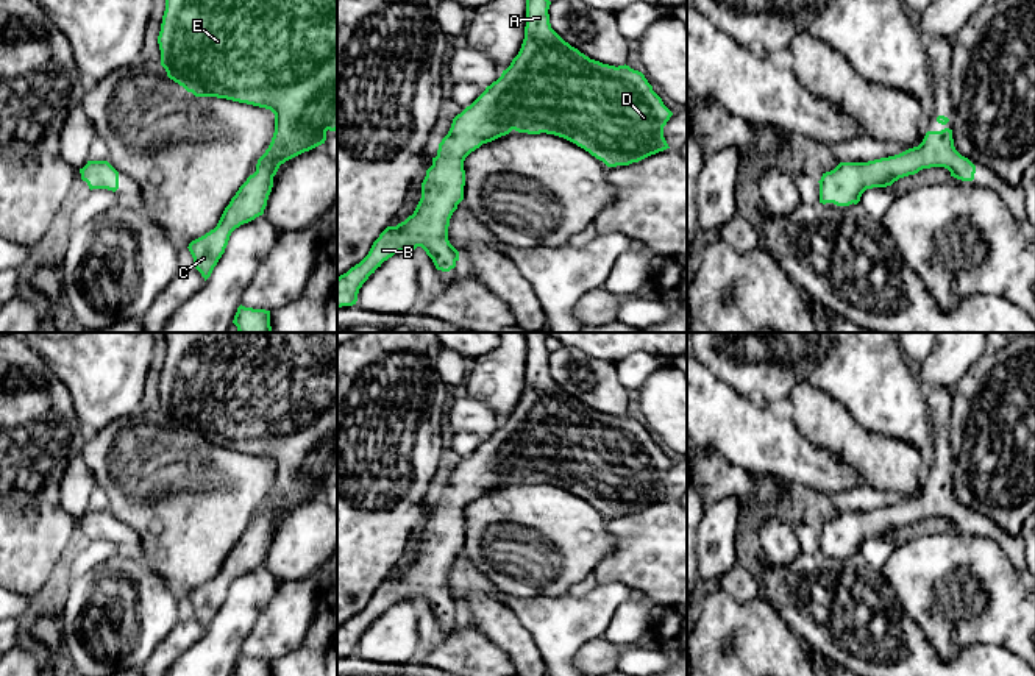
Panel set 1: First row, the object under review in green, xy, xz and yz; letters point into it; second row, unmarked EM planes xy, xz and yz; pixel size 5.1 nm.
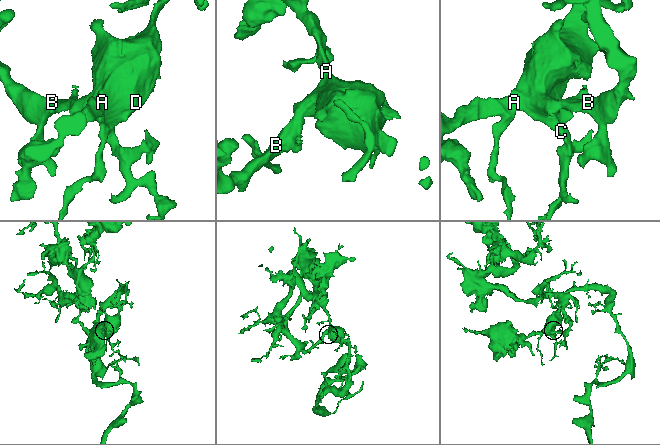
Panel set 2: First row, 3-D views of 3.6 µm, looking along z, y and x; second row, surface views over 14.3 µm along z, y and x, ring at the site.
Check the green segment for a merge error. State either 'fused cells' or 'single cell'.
single cell

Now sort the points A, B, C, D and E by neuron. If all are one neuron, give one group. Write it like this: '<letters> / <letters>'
A B C D E

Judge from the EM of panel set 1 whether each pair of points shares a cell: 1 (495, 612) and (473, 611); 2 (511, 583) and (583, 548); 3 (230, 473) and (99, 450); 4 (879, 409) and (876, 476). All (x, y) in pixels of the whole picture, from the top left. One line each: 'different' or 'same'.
1: same
2: same
3: same
4: different

